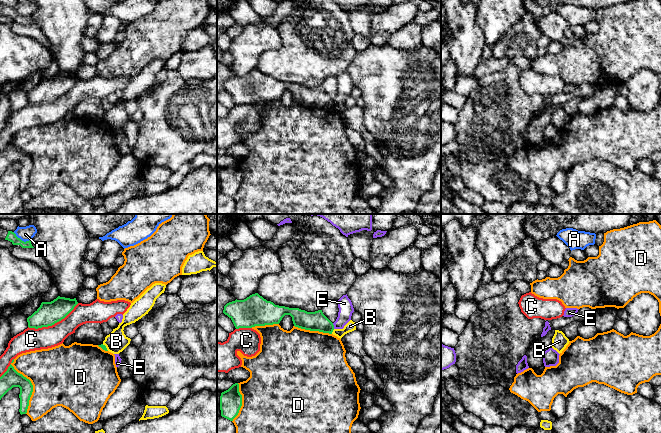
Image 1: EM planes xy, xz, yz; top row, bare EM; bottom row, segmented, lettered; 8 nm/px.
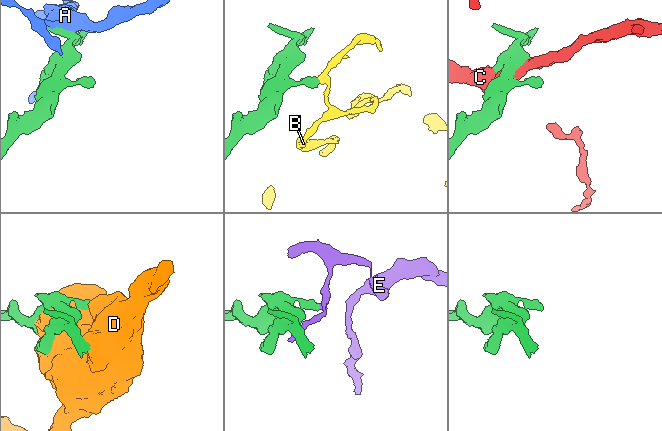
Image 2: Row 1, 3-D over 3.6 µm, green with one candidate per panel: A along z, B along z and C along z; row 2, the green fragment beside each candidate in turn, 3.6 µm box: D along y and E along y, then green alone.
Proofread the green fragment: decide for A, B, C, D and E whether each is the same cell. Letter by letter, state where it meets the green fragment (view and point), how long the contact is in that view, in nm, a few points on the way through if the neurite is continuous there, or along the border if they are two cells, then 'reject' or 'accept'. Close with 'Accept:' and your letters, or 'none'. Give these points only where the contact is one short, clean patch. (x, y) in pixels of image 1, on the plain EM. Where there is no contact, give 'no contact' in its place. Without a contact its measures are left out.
A: meets green in xy at (21, 16); contact 160 nm long; reject
B: meets green in xz at (332, 107); contact 50 nm long; border along xz (334, 105), (331, 109); reject
C: meets green in xy at (53, 100); contact 460 nm long; reject
D: meets green in xy at (32, 161); contact 460 nm long; reject
E: meets green in xz at (333, 102); contact 50 nm long; border along xz (332, 99), (334, 104); reject
Accept: none

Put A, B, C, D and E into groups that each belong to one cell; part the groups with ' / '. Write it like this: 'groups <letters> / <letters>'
groups A / B / C / D / E

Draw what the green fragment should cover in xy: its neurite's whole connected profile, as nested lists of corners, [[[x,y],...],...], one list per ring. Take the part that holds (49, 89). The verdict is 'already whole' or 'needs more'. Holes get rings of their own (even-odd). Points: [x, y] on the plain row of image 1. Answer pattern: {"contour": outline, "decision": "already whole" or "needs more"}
{"contour": [[[58,72],[51,78],[42,78],[40,83],[27,94],[29,104],[52,102],[64,95],[78,80],[76,74]]], "decision": "already whole"}

